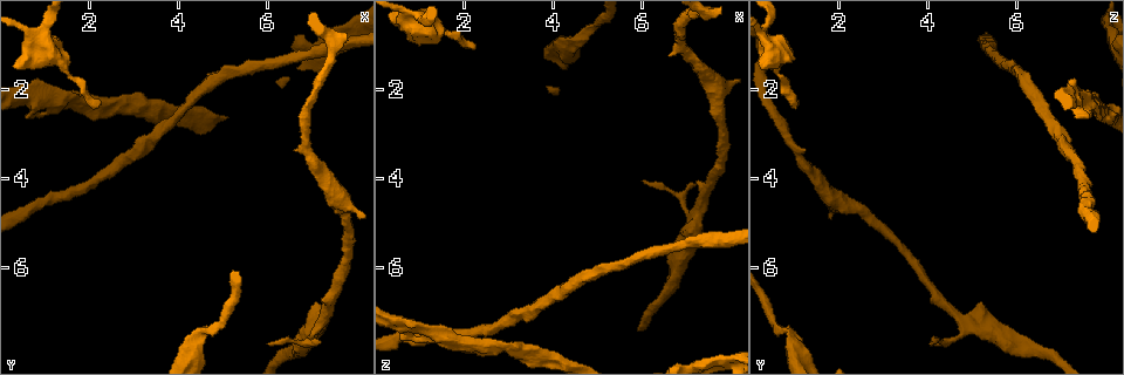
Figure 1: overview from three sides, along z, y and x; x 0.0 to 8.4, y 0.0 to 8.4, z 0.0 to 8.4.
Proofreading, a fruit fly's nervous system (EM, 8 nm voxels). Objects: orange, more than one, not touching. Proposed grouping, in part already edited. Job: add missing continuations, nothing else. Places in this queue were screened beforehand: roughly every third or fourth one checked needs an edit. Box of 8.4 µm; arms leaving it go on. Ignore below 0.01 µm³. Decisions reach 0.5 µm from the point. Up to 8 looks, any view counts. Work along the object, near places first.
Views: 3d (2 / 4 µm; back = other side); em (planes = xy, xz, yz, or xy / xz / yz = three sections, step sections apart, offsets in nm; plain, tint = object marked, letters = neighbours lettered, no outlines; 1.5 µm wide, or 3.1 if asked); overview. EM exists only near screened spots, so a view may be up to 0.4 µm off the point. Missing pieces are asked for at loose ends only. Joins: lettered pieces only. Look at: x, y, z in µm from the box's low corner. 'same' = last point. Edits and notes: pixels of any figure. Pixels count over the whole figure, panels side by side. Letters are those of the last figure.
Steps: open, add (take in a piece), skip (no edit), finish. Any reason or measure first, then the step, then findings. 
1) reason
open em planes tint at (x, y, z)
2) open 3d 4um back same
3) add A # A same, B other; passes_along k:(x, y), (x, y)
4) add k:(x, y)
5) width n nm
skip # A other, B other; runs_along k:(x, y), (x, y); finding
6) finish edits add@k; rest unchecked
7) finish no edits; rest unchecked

thin end
open 3d 2um at (7.15, 7.65, 4.20)

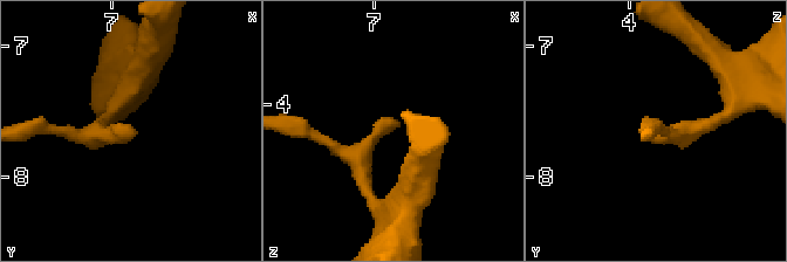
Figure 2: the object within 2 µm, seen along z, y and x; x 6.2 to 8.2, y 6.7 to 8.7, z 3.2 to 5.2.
open em xz step 8 tint at (7.16, 7.70, 4.16)

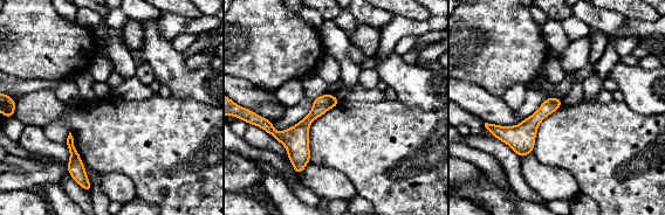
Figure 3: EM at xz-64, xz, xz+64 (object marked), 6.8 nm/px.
open em planes letters same

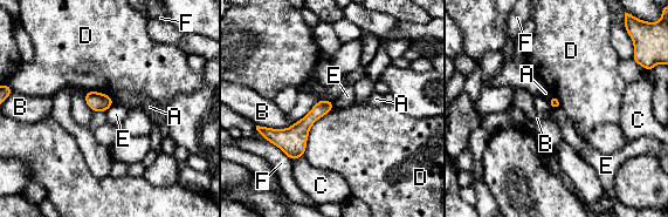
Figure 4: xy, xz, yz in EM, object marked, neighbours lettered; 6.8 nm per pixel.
longest_contact D 360 nm
skip # A other, B other, C other, D other, E other, F other; no lettered piece goes on from it

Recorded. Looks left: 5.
open 3d 4um at (0.90, 2.60, 7.60)

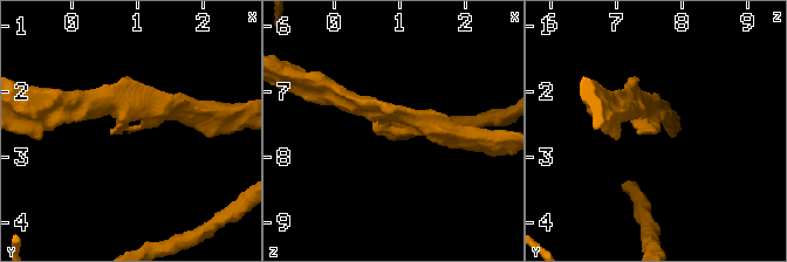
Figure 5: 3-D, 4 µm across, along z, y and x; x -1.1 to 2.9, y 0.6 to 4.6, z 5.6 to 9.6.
need the tissue
open em planes letters at (0.95, 2.65, 7.70)

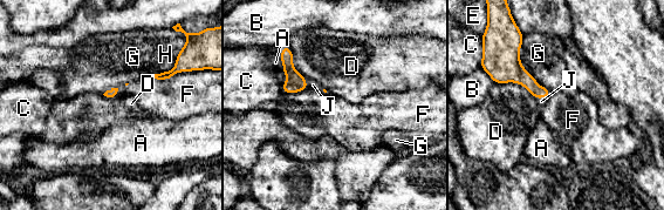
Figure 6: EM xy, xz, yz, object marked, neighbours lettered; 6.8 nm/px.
longest_contact D 260 nm
add J # A other, B other, C other, D other, E other, F other, G other, H other, J same; it goes on there

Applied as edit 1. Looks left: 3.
free end
open 3d 4um back at (2.20, 2.40, 1.15)

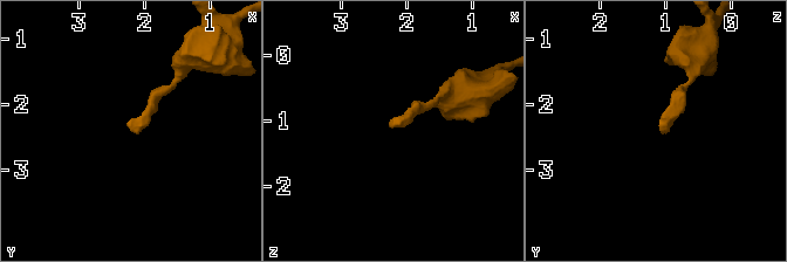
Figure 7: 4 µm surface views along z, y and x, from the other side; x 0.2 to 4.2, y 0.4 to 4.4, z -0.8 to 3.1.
open em planes plain at (2.25, 2.40, 1.10)

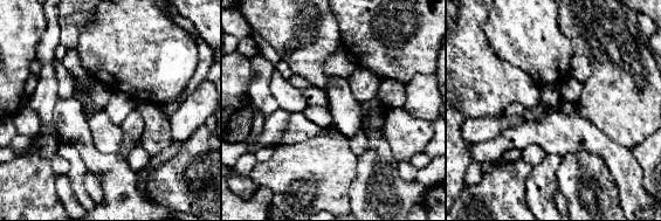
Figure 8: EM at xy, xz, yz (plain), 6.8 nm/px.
open em planes letters same

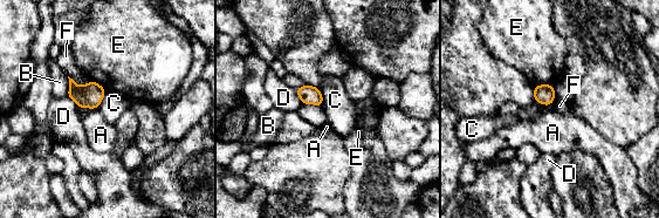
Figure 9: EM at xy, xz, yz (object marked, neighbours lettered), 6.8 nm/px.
skip # A other, B other, C other, D other, E other, F other; border 9:(534, 100), (543, 104), (553, 103); none of them fits

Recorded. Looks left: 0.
finish edits add@6; rest unchecked

